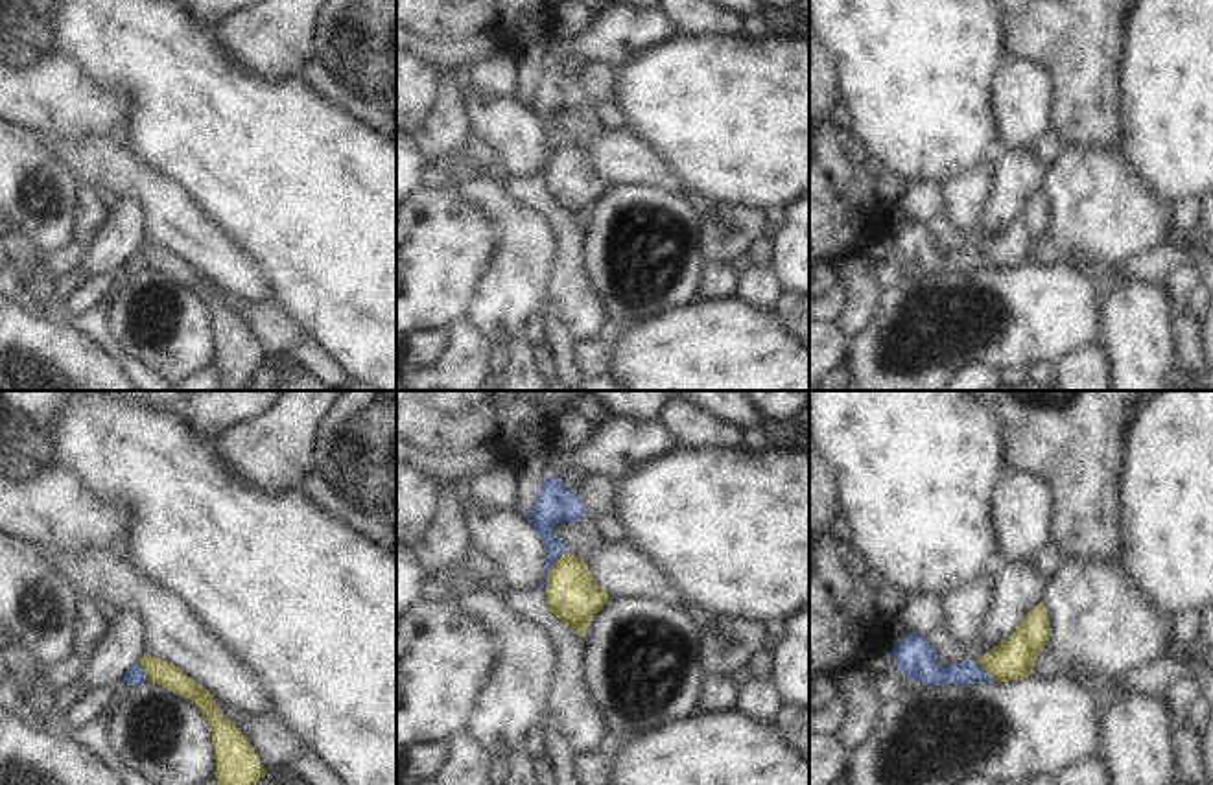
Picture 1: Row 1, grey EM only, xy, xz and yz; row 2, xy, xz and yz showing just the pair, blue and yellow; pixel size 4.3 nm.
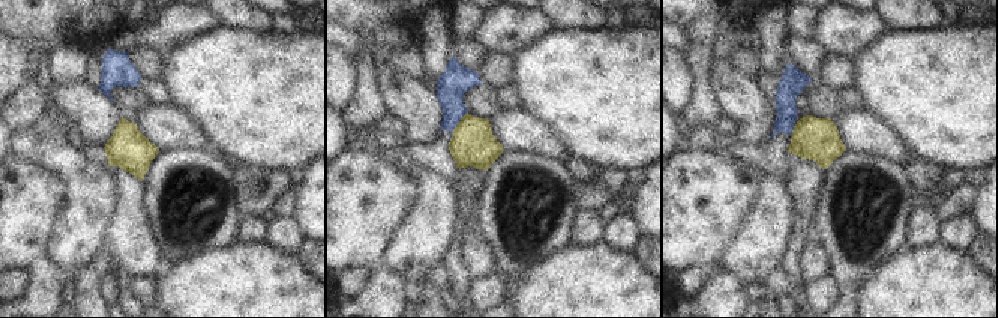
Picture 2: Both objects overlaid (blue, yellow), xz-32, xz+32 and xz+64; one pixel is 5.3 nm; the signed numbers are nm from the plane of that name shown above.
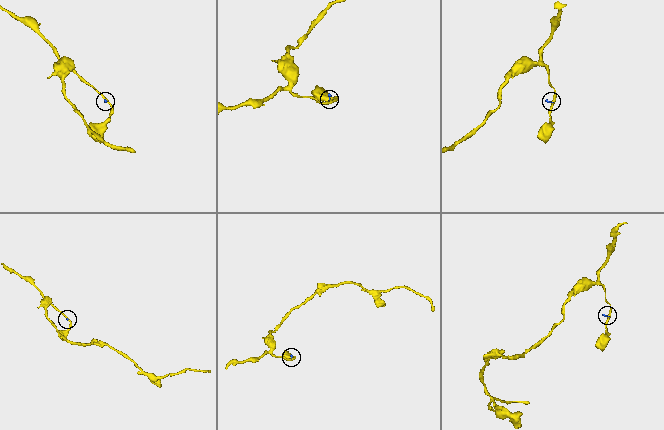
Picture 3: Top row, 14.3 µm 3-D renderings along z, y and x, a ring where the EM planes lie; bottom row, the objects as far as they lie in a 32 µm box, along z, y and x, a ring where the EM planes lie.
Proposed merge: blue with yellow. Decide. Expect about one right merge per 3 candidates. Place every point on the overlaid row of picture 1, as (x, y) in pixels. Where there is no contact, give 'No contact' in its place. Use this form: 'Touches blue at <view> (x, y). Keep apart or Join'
Touches blue at xz (550, 568). Keep apart

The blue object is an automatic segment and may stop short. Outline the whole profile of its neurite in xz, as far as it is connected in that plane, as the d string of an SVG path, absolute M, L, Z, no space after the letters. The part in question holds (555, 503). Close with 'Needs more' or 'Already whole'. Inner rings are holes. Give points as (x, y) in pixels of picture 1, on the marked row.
M548 477L540 486L536 503L529 516L548 549L544 577L535 588L516 592L507 588L501 597L509 610L533 621L551 641L555 667L548 689L548 709L544 721L566 741L573 754L597 754L608 748L605 722L597 706L590 700L583 667L584 638L562 623L548 606L548 573L566 555L555 525L579 521L588 514L579 494L562 485L560 477Z. Needs more

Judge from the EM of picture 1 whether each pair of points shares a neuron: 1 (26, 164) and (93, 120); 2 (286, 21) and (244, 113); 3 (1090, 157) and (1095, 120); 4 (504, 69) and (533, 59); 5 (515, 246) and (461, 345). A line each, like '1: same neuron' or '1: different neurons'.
1: different neurons
2: different neurons
3: different neurons
4: different neurons
5: different neurons

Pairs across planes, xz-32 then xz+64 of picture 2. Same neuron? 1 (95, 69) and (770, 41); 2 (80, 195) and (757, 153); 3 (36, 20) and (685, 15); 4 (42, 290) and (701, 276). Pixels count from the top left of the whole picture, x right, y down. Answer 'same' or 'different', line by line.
1: same
2: different
3: same
4: different

